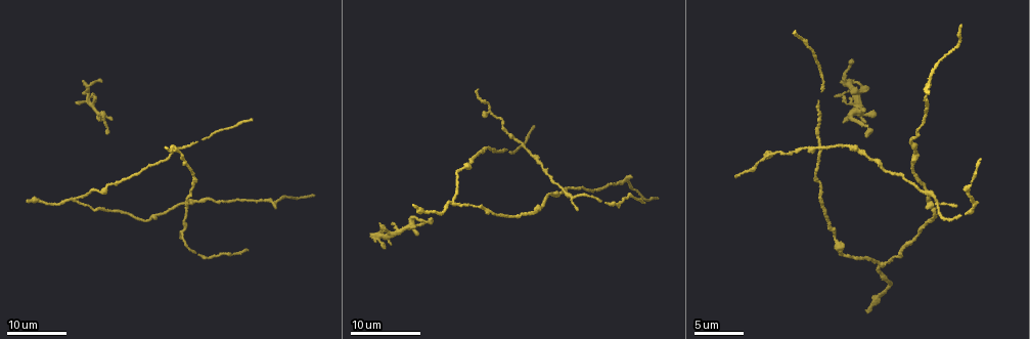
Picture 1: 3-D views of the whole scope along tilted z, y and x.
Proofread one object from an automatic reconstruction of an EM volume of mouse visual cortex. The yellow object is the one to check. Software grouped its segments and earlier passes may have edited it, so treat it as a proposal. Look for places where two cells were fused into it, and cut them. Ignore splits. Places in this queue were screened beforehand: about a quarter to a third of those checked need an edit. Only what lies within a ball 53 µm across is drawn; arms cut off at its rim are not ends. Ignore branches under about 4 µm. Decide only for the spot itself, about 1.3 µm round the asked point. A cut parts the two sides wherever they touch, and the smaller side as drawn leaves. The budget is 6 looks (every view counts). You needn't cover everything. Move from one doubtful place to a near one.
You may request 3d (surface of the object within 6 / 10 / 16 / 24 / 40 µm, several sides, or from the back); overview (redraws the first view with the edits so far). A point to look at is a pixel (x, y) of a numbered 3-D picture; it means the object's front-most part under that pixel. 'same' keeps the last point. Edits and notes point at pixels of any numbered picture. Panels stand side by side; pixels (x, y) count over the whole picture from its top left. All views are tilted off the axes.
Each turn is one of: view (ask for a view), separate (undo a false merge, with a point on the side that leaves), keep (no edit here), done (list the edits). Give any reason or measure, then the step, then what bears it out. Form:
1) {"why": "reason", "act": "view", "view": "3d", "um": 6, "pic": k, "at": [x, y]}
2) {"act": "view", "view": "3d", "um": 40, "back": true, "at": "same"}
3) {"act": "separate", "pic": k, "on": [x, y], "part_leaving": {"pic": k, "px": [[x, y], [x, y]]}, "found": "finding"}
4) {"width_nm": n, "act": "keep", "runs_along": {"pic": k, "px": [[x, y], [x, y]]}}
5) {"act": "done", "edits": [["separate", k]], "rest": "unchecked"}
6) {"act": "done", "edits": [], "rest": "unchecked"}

{"why": "a fork", "act": "view", "view": "3d", "um": 16, "pic": 1, "at": [879, 263]}

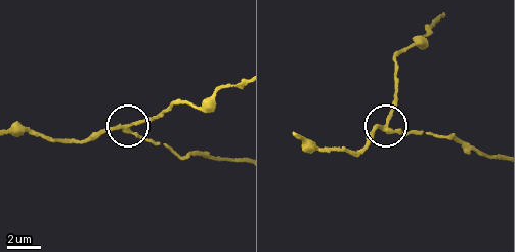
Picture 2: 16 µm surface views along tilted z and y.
{"act": "view", "view": "3d", "um": 6, "pic": 2, "at": [386, 126]}

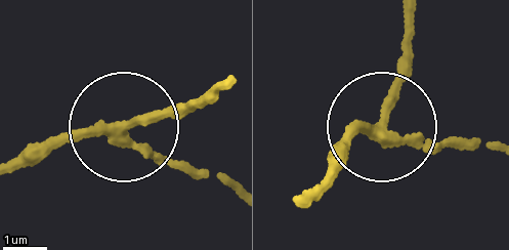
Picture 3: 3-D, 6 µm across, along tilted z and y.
{"arms": 3, "act": "keep", "runs_along": {"pic": 3, "px": [[230, 183], [151, 155], [118, 121], [33, 146]]}, "found": "all the same cell"}

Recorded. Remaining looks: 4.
{"why": "three-way junction", "act": "view", "view": "3d", "um": 16, "pic": 1, "at": [911, 161]}

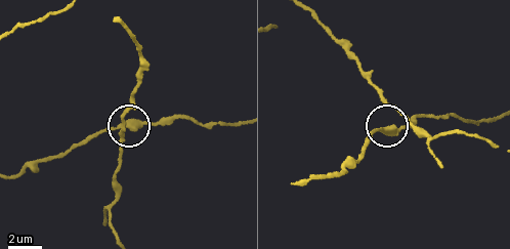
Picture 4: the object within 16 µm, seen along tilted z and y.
{"act": "view", "view": "3d", "um": 6, "pic": 4, "at": [381, 128]}

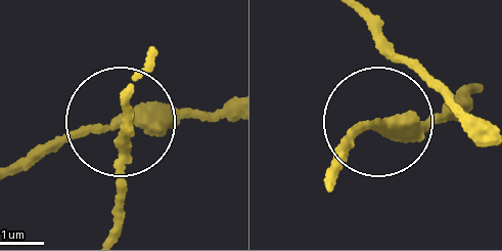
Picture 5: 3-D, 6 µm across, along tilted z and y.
{"width_nm": 230, "act": "keep", "runs_along": {"pic": 5, "px": [[331, 166], [376, 121], [379, 28]]}, "found": "all the same cell"}

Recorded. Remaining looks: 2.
{"why": "sudden change in width", "act": "view", "view": "3d", "um": 16, "pic": 1, "at": [967, 187]}

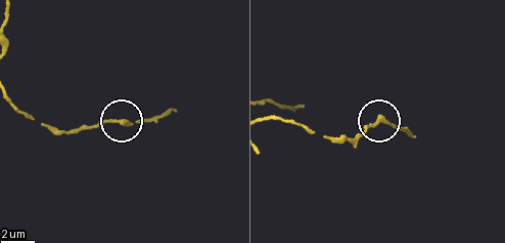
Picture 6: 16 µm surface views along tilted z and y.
{"act": "view", "view": "3d", "um": 10, "pic": 6, "at": [380, 119]}

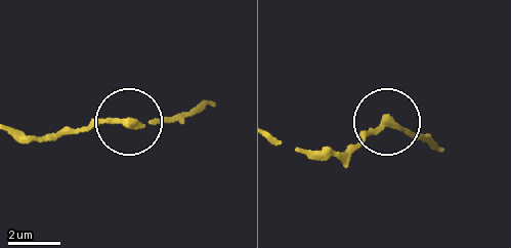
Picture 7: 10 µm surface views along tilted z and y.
{"act": "keep", "runs_along": {"pic": 7, "px": [[283, 143], [312, 155], [342, 154], [395, 123], [431, 136]]}, "found": "continuous, no second cell"}

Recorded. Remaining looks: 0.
{"act": "done", "edits": [], "rest": "unchecked"}

